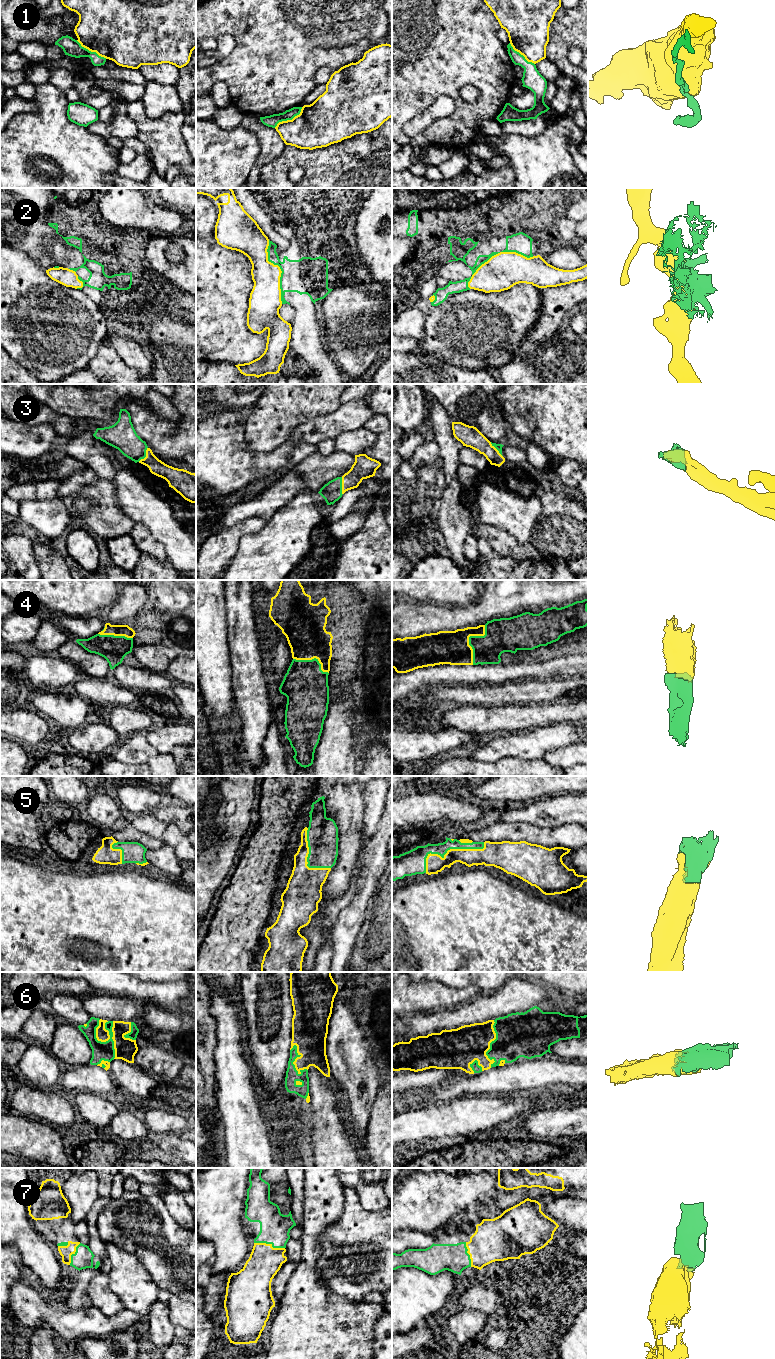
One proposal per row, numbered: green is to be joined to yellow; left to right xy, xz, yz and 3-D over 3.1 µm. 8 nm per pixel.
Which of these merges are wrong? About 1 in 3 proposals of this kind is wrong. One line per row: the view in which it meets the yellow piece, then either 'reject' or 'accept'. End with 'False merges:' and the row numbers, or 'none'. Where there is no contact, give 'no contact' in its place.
1: contact in xz; reject
2: contact in yz; reject
3: contact in xz; accept
4: contact in yz; accept
5: contact in yz; accept
6: contact in xy; accept
7: contact in xz; accept
False merges: 1, 2

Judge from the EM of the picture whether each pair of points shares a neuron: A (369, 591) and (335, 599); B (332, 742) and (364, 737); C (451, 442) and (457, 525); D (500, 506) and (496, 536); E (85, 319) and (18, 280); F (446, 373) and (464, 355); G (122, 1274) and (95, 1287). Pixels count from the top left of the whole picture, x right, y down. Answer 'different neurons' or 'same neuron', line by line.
A: different neurons
B: different neurons
C: same neuron
D: different neurons
E: same neuron
F: different neurons
G: different neurons

